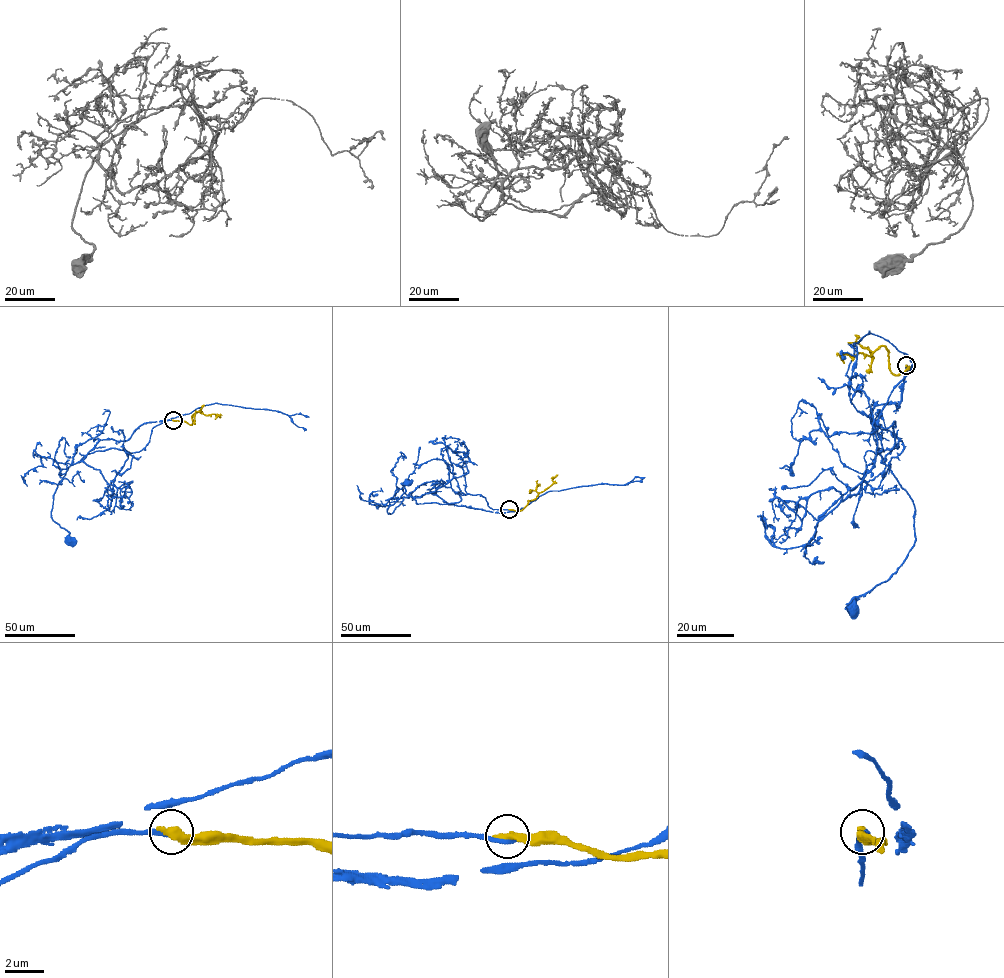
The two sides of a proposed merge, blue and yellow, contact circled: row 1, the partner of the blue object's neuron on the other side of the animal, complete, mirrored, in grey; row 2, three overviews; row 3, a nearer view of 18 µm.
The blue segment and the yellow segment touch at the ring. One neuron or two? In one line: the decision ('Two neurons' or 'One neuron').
Two neurons

